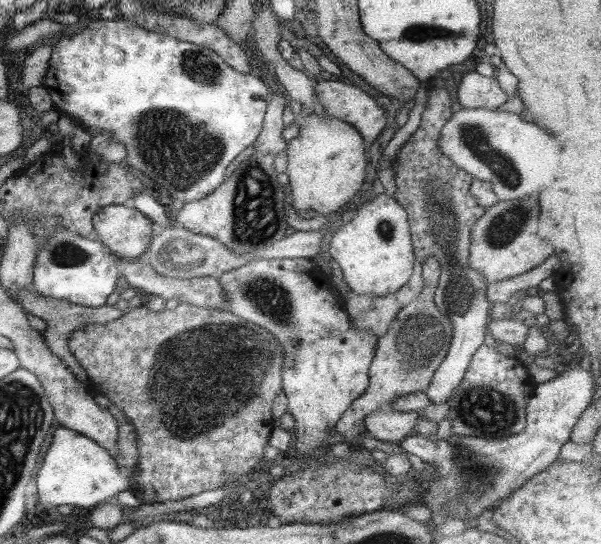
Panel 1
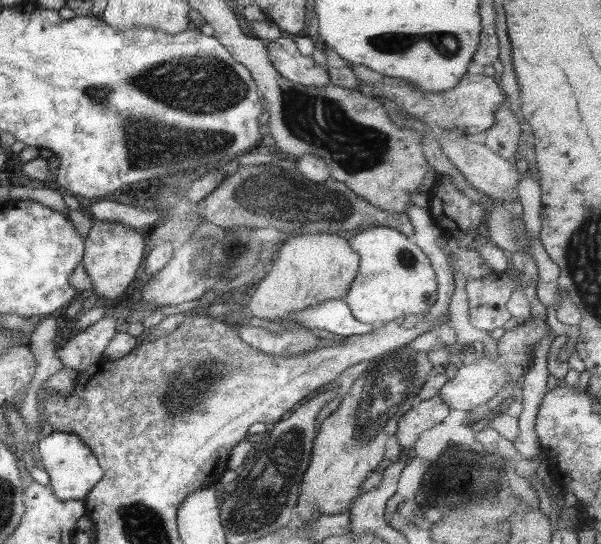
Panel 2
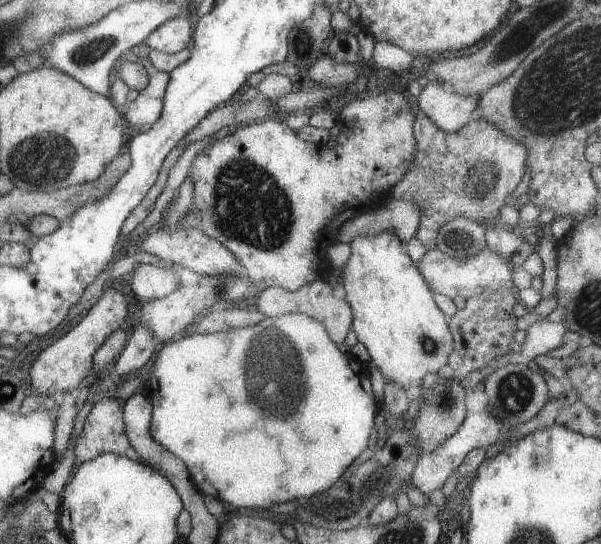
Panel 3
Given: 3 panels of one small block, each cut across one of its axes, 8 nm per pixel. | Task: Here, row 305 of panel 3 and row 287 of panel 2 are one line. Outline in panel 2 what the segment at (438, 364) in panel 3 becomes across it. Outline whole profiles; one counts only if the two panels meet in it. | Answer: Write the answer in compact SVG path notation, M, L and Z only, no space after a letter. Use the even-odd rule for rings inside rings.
M383 224L363 227L361 232L349 238L348 243L359 257L358 269L347 293L341 299L349 307L351 316L355 320L377 326L378 324L401 320L408 315L416 316L419 313L426 313L435 304L437 278L435 278L433 264L413 240Z

